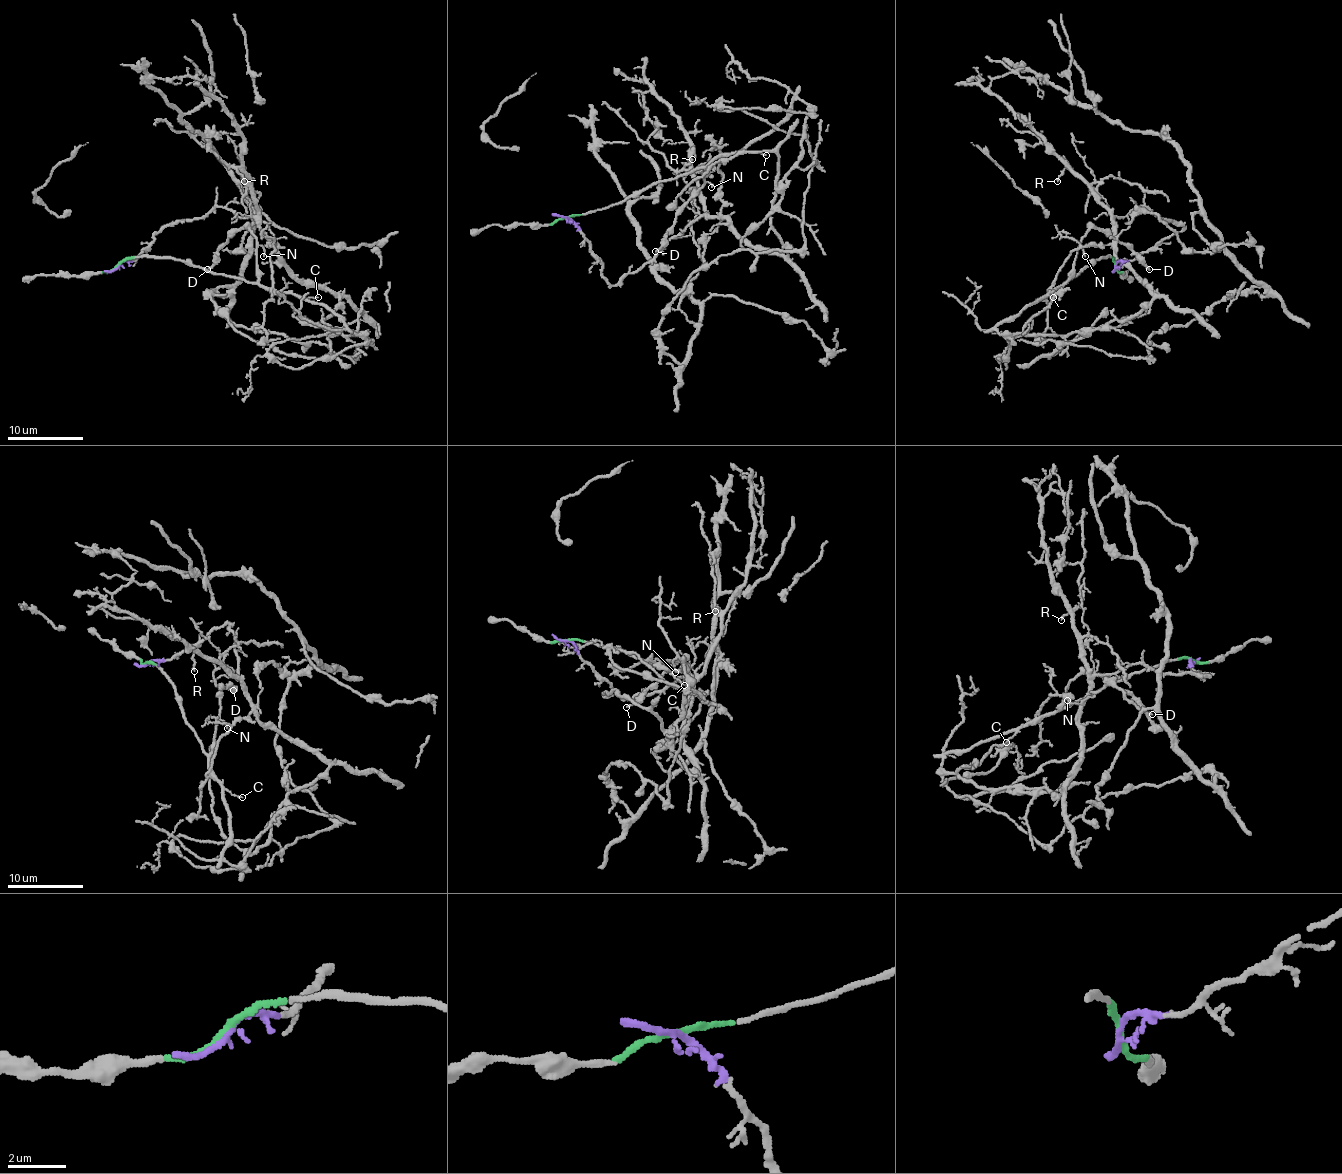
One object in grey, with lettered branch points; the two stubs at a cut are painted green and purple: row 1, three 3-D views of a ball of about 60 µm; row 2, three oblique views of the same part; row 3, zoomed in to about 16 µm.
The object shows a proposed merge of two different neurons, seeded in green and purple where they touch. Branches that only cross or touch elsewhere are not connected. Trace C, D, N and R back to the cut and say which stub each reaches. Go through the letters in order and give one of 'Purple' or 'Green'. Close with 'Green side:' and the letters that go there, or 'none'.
C: Green
D: Green
N: Green
R: Purple
Green side: C, D, N

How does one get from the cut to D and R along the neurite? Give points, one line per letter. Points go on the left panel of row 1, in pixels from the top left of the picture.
D: (118, 265), (140, 256), (159, 256), (249, 282), (256, 280), (256, 237), (247, 227), (235, 231), (207, 269)
R: (118, 265), (133, 261), (180, 220), (203, 218), (216, 206), (251, 216), (249, 178), (237, 168), (245, 182)

